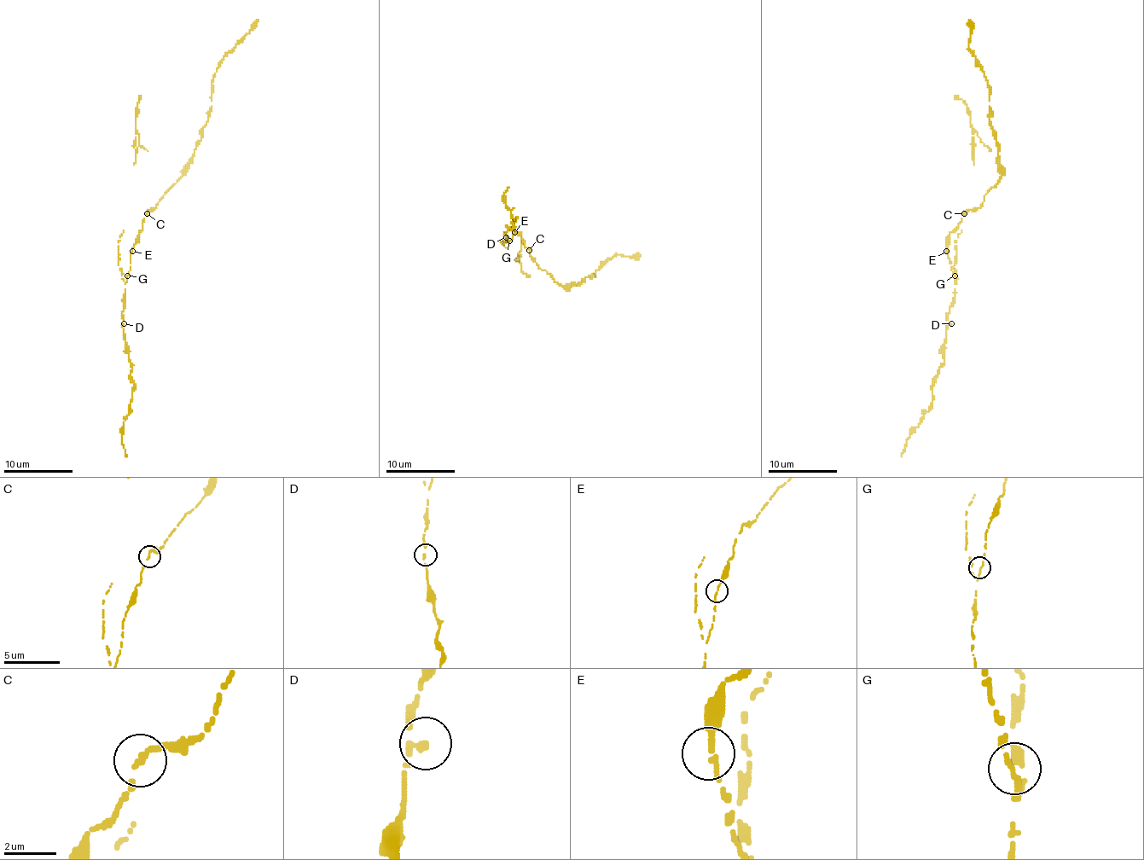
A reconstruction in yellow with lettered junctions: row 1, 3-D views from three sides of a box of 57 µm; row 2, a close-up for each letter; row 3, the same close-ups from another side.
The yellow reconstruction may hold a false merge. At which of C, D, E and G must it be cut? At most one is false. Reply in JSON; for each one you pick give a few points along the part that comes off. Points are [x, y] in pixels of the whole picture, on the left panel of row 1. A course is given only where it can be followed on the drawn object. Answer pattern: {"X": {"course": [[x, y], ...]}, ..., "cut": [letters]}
{"cut": []}

